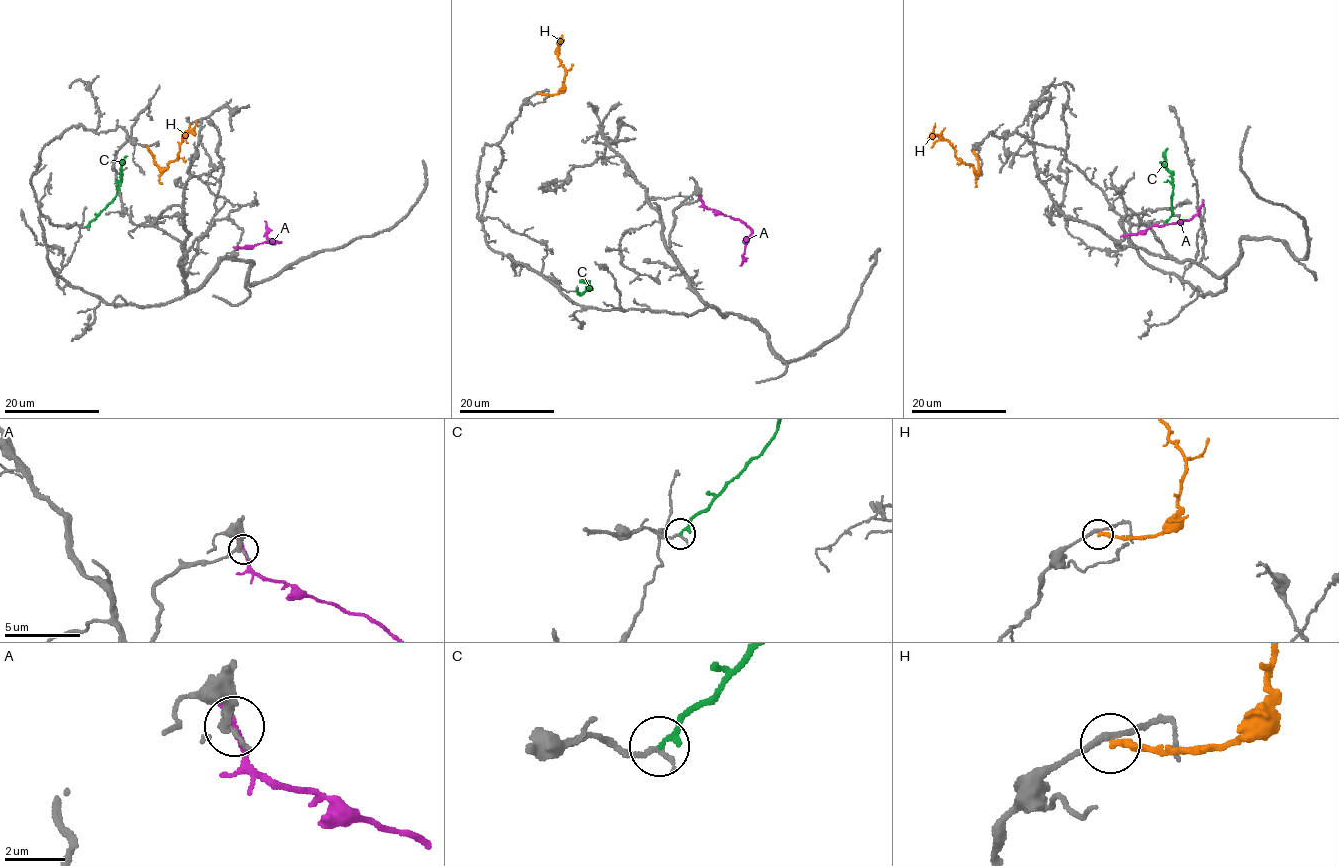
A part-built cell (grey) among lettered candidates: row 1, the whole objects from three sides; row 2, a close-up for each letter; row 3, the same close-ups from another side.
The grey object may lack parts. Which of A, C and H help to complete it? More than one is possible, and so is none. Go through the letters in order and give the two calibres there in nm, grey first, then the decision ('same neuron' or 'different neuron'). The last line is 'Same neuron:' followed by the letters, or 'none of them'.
A: calibres 180 and 280 nm; different neuron
C: calibres 140 and 200 nm; same neuron
H: calibres 240 and 240 nm; different neuron
Same neuron: C

